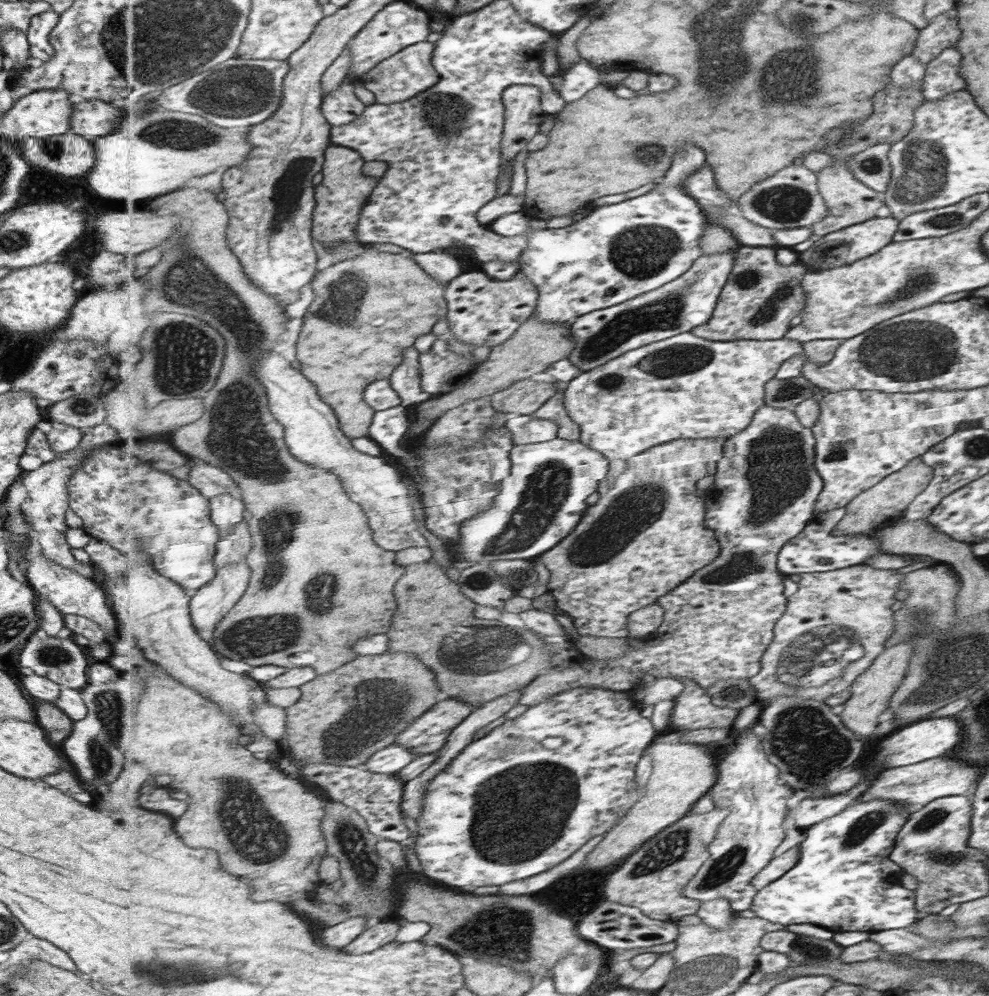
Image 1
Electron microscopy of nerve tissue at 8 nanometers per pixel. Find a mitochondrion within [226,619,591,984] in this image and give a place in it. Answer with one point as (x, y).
(532, 805)

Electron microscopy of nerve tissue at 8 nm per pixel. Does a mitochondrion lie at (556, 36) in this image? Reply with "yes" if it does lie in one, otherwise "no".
no

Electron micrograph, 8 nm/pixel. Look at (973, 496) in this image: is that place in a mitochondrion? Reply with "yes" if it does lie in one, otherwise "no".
no

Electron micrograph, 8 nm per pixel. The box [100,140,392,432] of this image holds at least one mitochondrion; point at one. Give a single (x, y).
(250, 334)

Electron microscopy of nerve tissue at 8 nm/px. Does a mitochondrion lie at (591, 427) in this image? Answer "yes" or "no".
no

